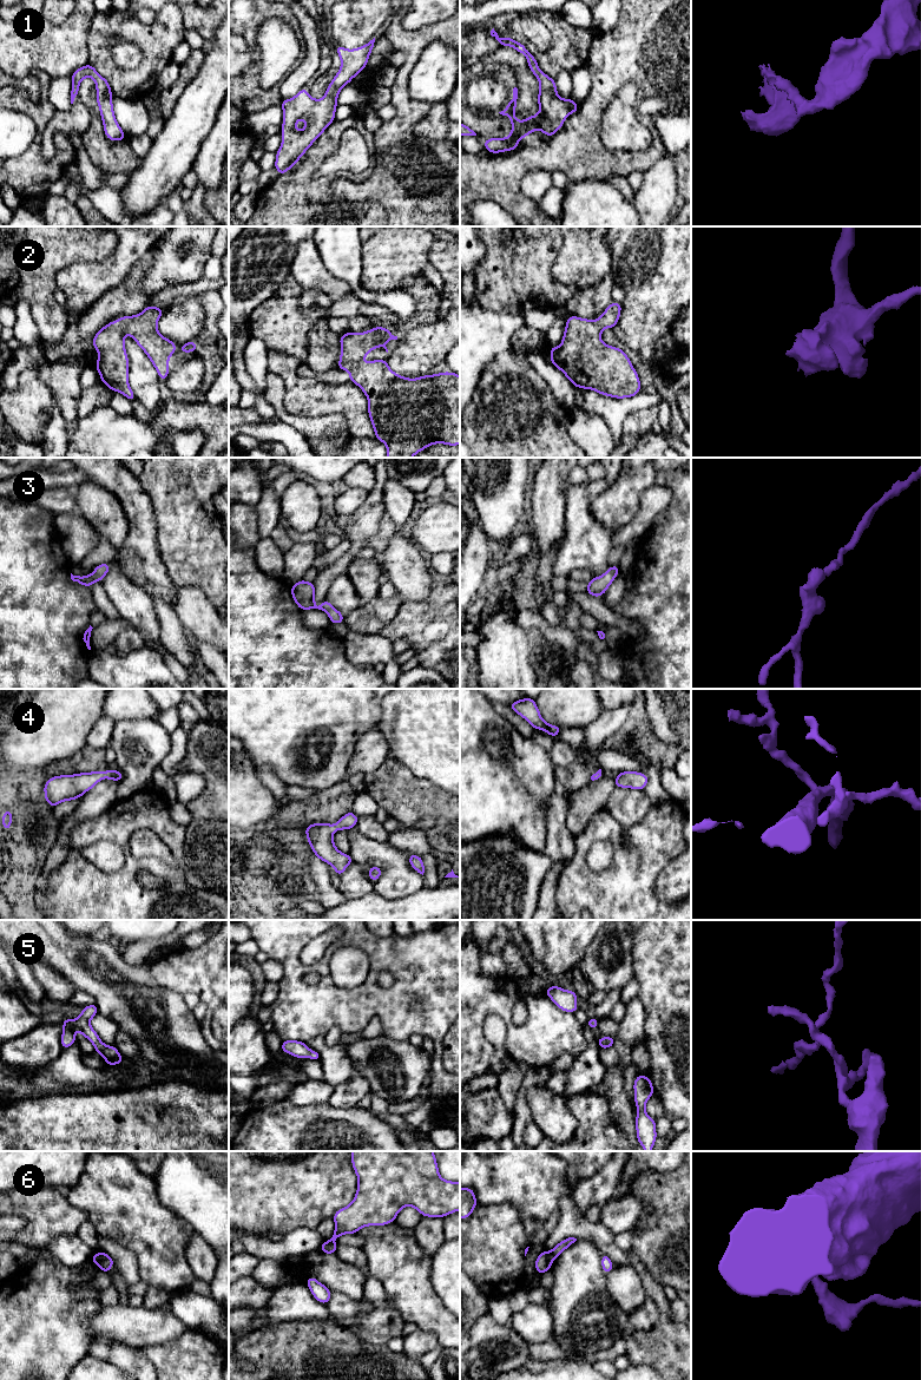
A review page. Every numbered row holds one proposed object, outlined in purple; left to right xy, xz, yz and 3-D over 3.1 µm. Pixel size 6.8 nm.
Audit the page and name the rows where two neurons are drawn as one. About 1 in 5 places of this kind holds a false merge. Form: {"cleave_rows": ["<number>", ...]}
{"cleave_rows": ["6"]}

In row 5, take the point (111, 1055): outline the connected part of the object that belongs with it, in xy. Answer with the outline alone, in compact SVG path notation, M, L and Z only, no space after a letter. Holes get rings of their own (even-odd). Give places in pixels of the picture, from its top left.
M96 1004L83 1007L81 1013L77 1019L65 1019L61 1024L64 1026L61 1033L61 1047L67 1049L75 1043L75 1032L79 1032L87 1038L94 1046L96 1052L100 1053L108 1066L120 1064L124 1058L120 1056L116 1046L105 1045L97 1032L90 1025L91 1019L98 1014L98 1006Z

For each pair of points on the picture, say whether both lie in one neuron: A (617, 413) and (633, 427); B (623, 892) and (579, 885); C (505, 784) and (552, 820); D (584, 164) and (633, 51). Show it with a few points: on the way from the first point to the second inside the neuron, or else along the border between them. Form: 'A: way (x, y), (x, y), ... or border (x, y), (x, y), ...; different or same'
A: border (649, 406), (633, 409), (625, 418), (622, 432); different
B: way (612, 892), (590, 889); same
C: border (557, 789), (545, 802), (546, 843); different
D: way (584, 136), (584, 126), (606, 79); same

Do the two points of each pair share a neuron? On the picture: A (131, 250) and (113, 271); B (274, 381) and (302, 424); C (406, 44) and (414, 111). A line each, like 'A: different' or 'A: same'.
A: same
B: same
C: same

